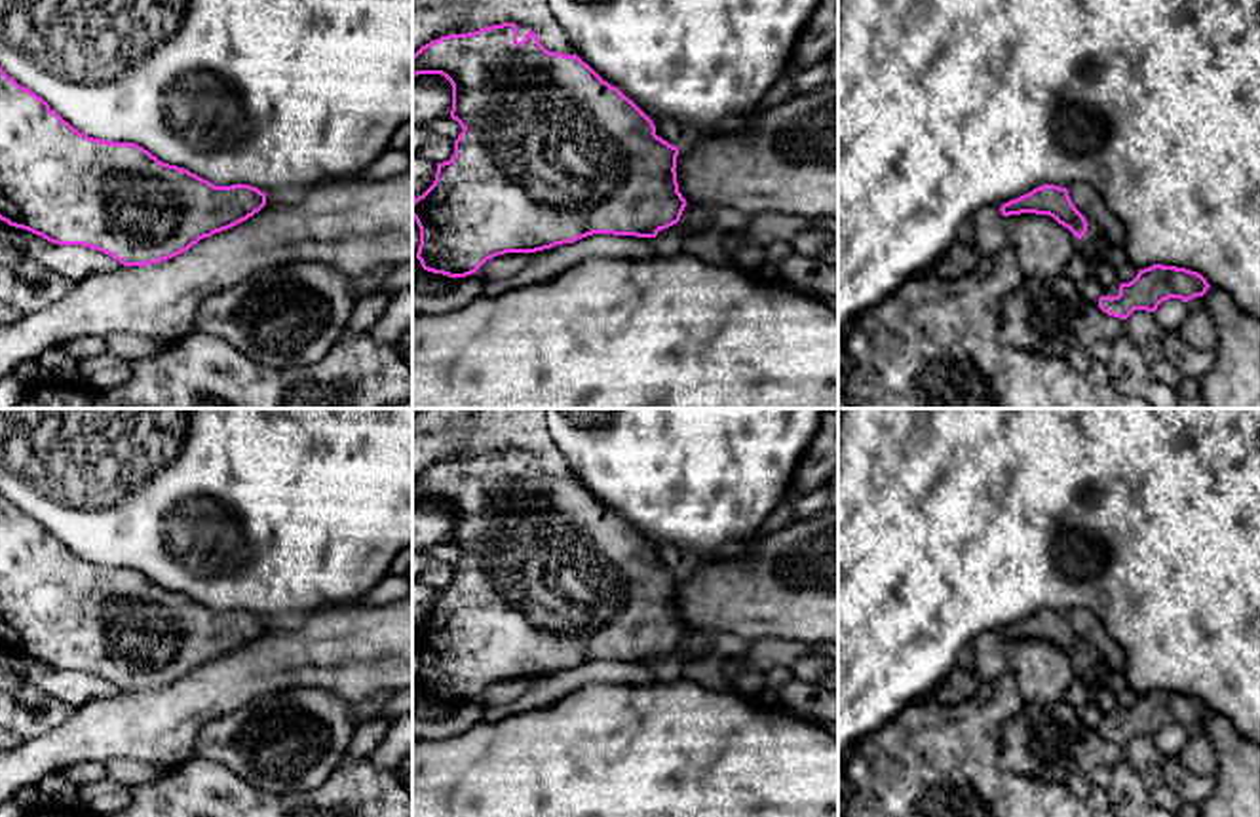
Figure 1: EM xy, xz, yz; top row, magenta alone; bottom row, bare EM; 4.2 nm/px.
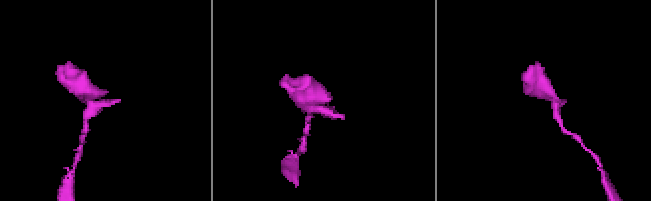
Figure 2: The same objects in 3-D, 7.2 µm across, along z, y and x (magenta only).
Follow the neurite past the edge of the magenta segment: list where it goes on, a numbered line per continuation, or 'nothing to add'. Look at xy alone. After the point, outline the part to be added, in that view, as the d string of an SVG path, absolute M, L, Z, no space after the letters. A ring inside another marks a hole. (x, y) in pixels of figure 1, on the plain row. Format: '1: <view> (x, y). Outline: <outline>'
nothing to add

